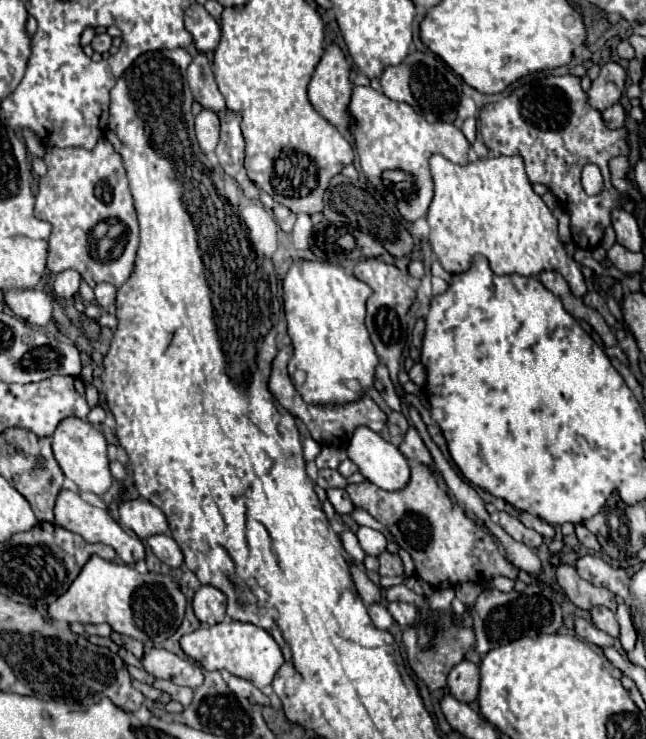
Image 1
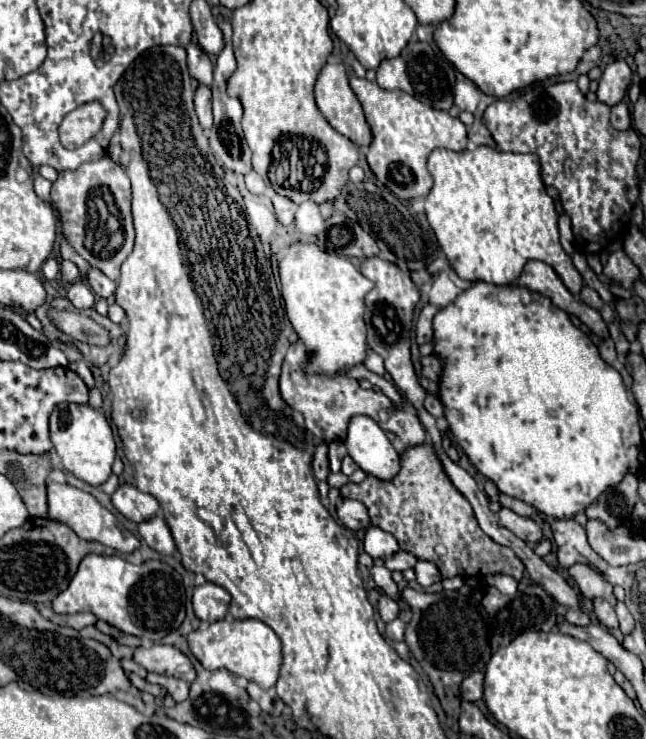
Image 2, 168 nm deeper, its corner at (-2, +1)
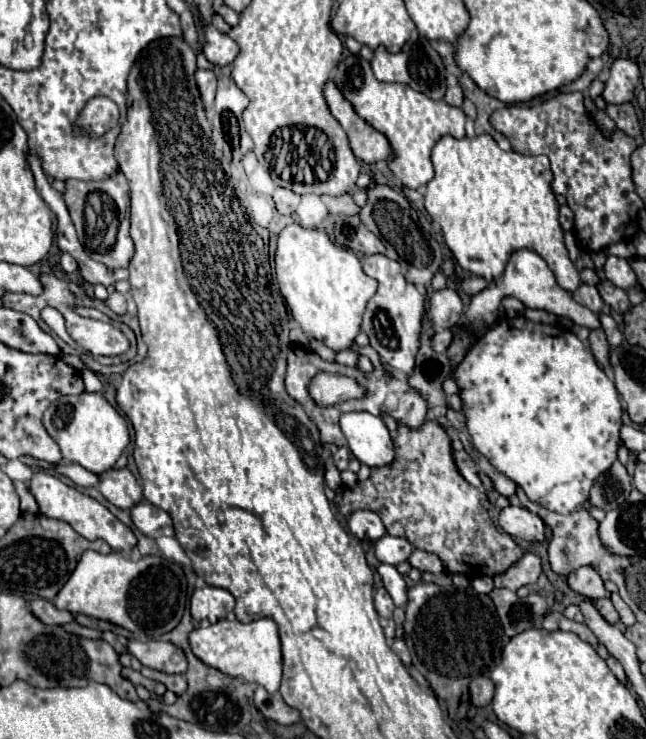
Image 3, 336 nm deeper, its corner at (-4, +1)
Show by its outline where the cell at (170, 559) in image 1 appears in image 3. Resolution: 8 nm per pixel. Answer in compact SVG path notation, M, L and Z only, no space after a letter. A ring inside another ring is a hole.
M140 501L138 505L134 505L130 509L132 521L134 525L146 535L146 537L162 537L162 535L174 535L174 527L172 527L172 519L166 511L154 507L148 501Z

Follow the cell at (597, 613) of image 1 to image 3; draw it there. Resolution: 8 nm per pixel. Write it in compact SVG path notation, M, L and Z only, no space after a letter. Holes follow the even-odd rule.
M596 599L594 601L594 607L600 611L600 615L610 623L610 625L614 625L614 623L618 623L618 613L616 613L616 609L614 609L614 605L612 605L612 601L610 599Z

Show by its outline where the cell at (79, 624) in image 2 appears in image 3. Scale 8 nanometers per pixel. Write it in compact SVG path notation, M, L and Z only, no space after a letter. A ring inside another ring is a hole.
M40 599L30 601L30 611L46 625L64 625L74 621L70 611L60 611L50 601L40 601Z

